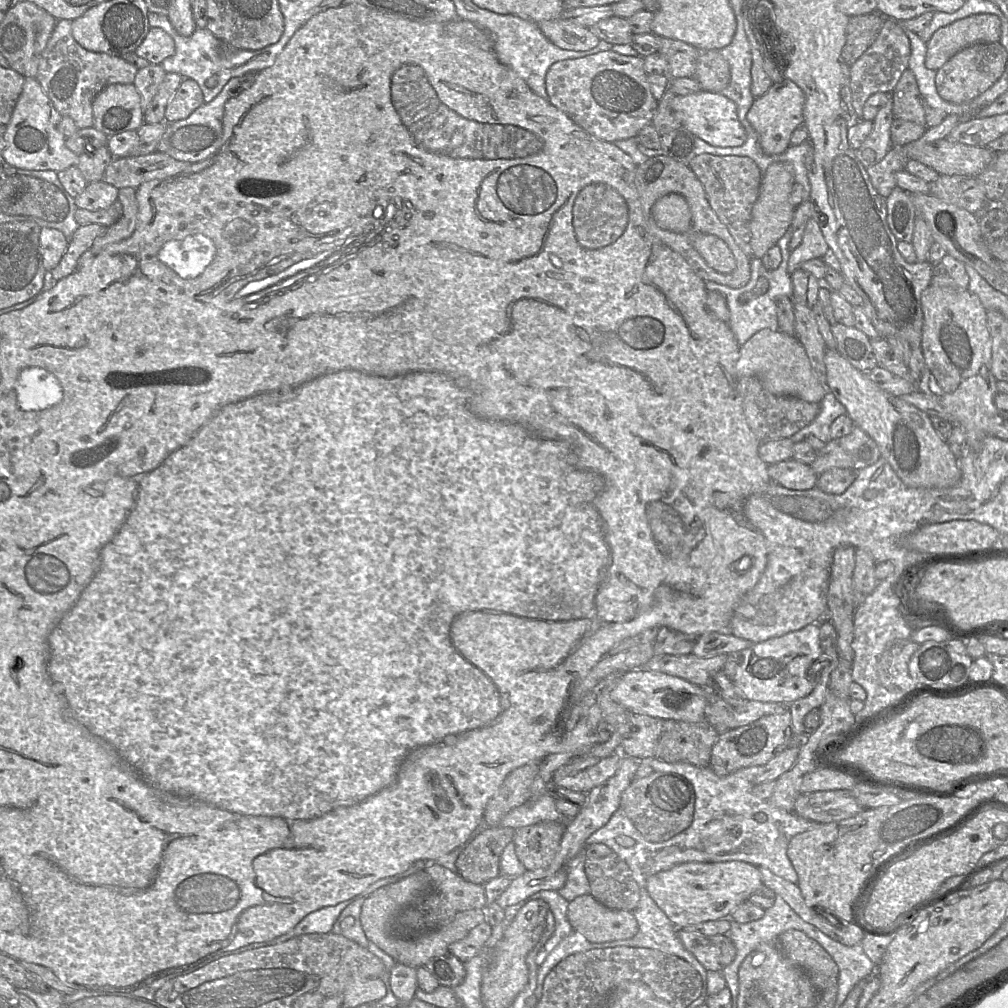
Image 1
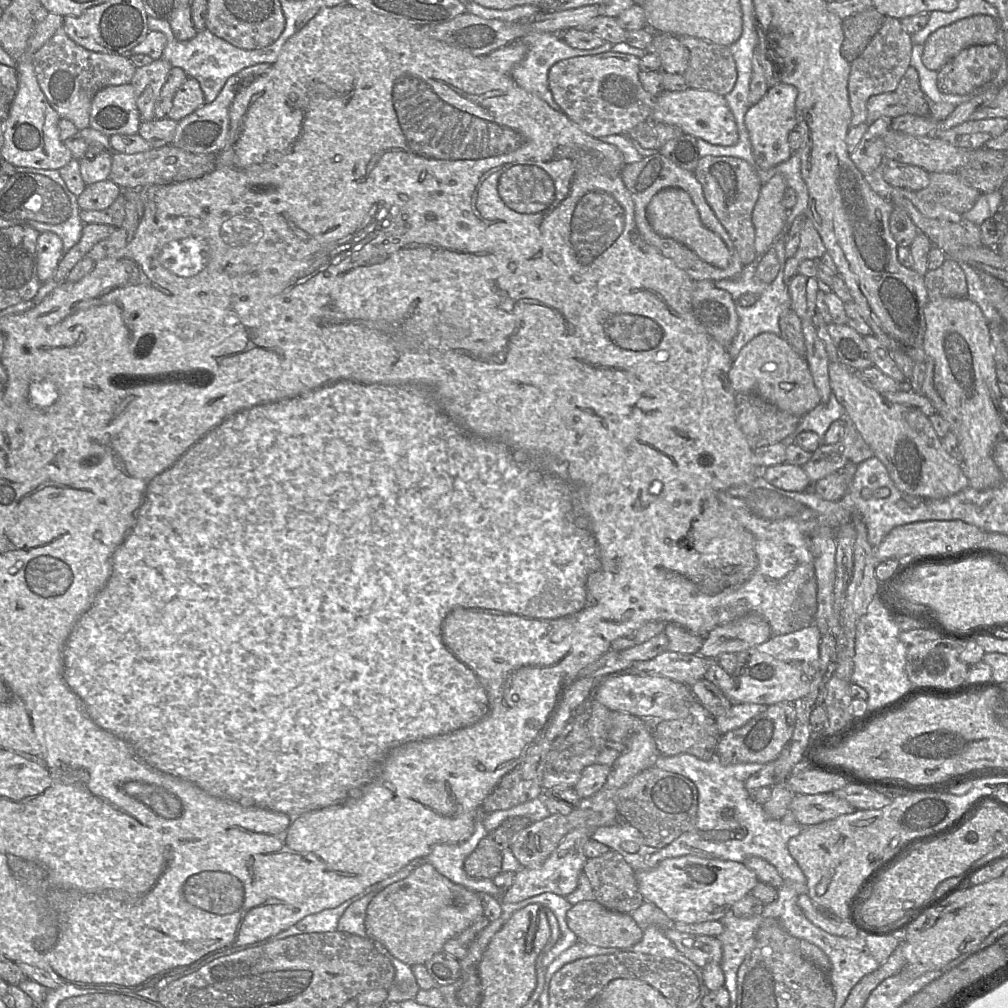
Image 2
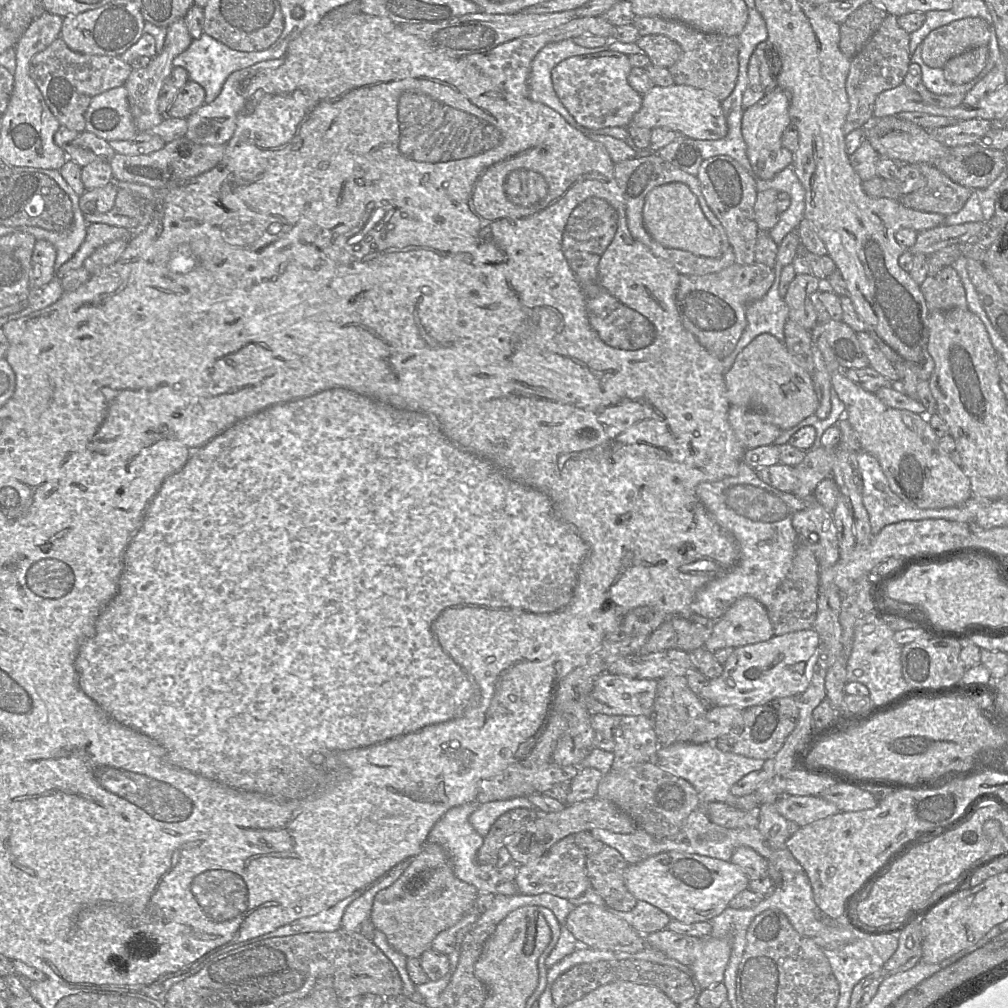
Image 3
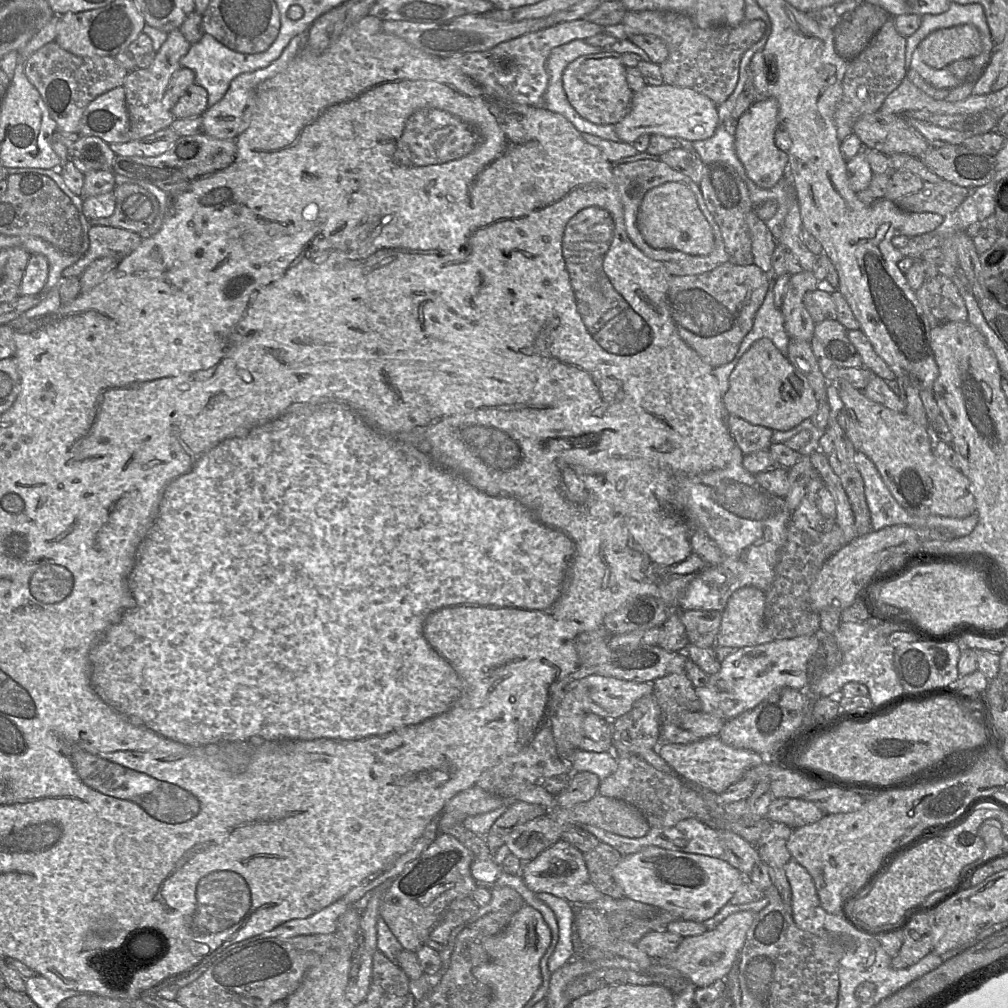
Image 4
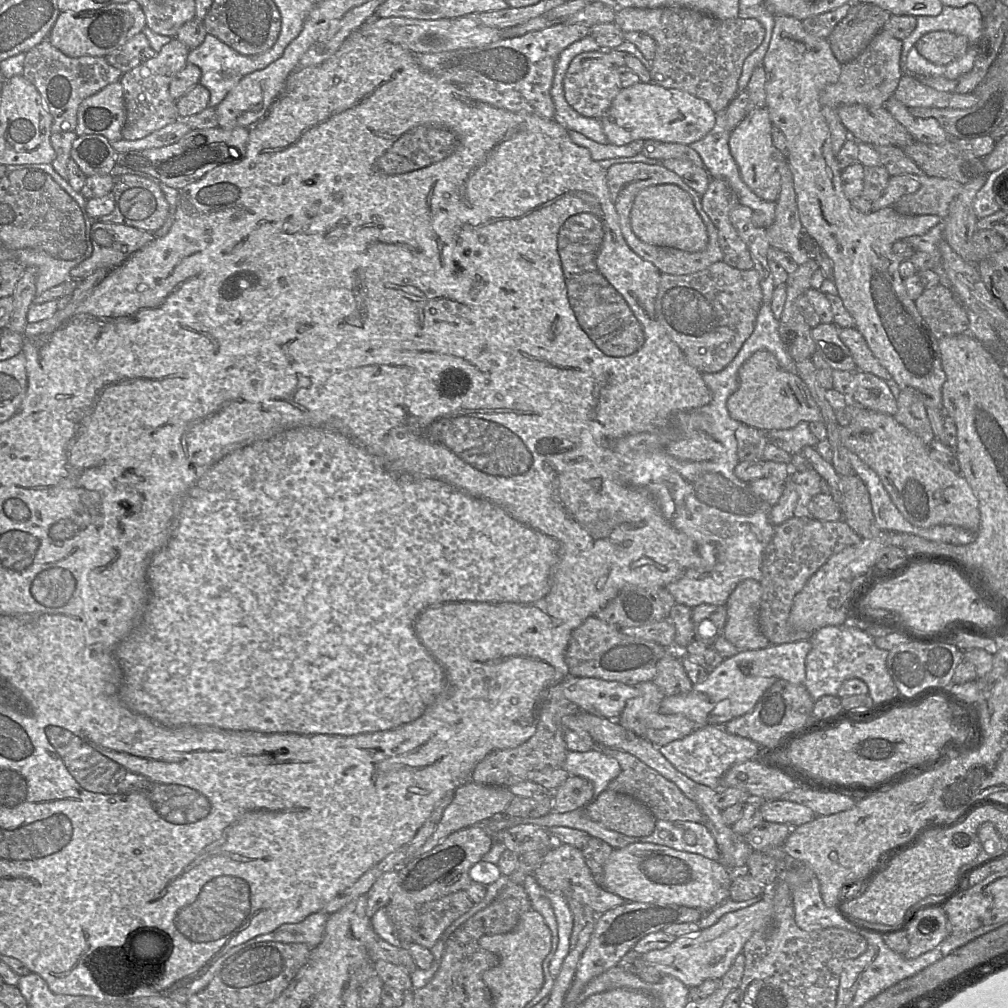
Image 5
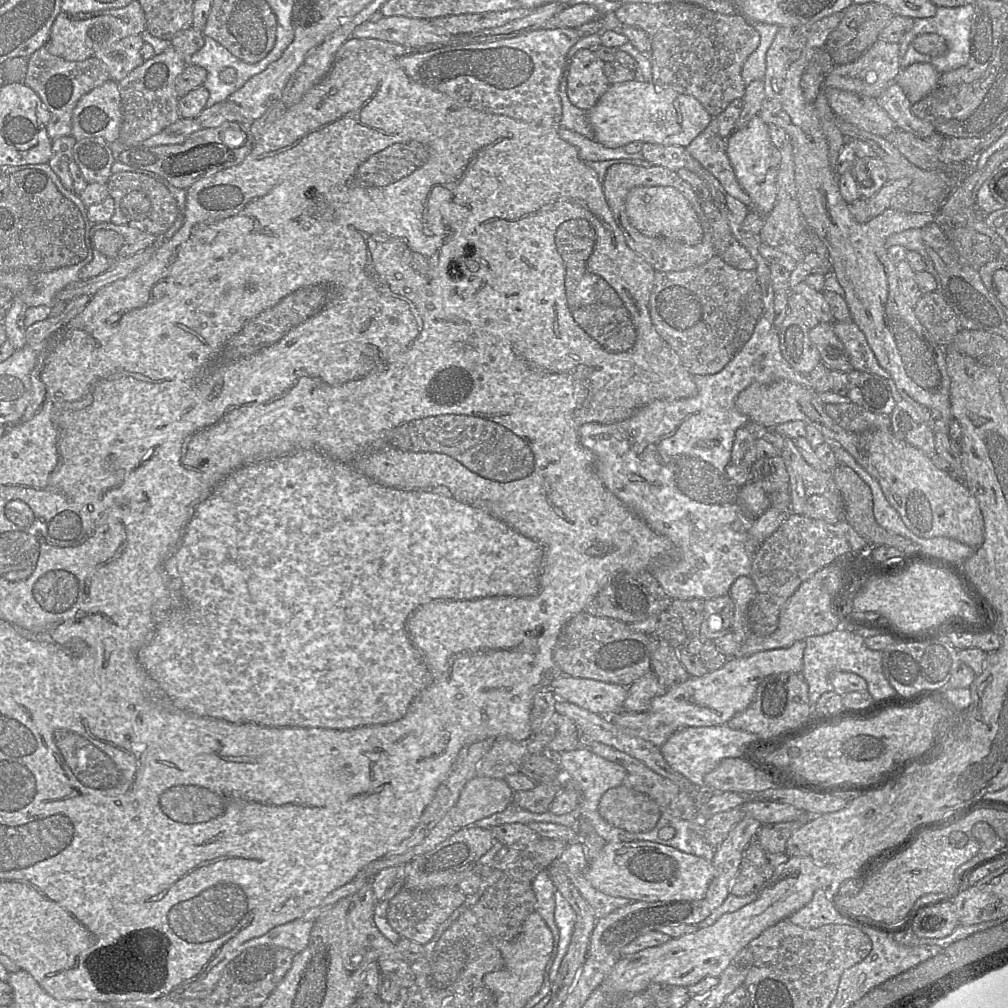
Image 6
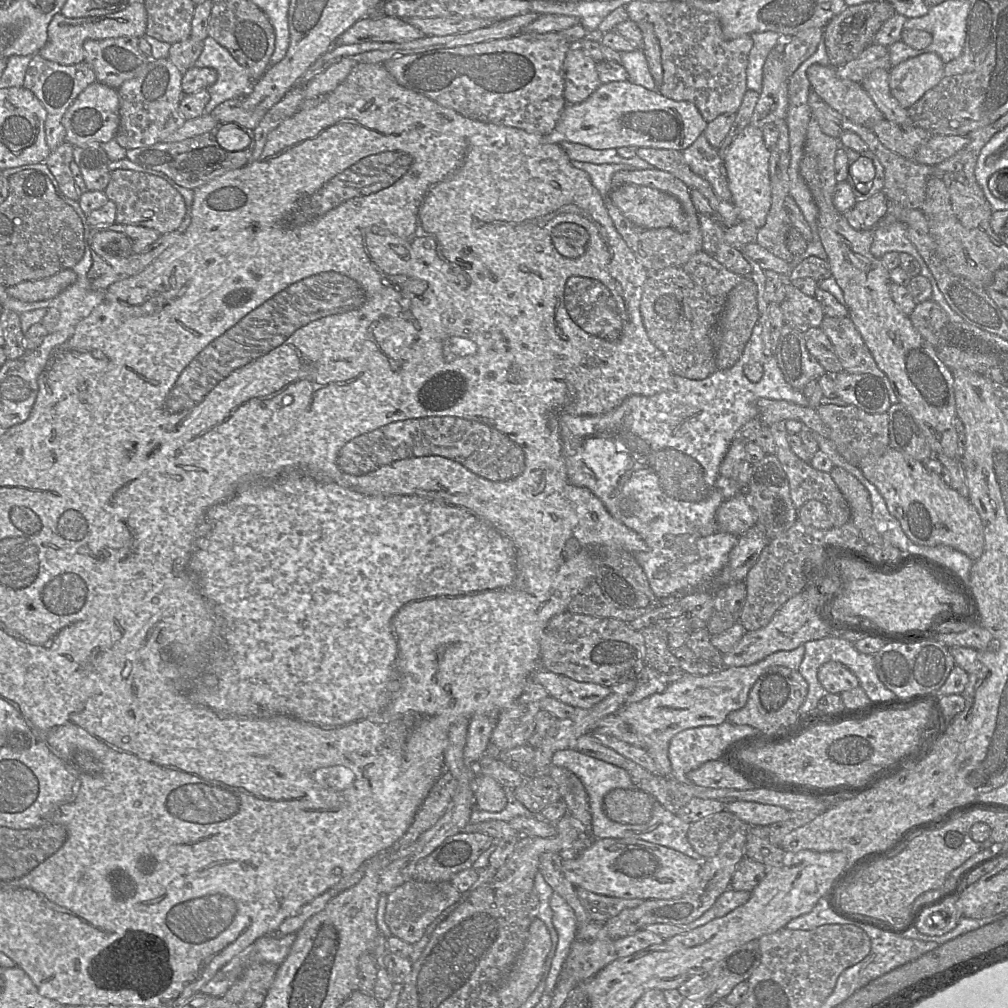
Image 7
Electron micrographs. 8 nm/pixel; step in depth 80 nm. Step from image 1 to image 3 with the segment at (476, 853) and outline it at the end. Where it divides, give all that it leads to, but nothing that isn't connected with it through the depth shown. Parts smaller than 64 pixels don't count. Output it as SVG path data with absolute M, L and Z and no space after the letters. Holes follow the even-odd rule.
M516 808L500 816L492 825L487 836L484 838L482 846L479 848L476 854L477 863L479 865L496 866L498 861L499 850L506 845L506 842L509 838L511 838L521 829L535 821L539 817L539 813L544 812L539 812L538 810L527 808Z

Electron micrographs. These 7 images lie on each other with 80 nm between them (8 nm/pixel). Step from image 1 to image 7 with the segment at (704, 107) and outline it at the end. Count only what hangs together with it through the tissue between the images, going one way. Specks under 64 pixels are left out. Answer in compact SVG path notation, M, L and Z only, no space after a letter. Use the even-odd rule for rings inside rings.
M628 80L601 83L583 102L567 104L554 130L546 135L551 143L572 142L595 150L618 149L625 146L649 147L683 151L688 148L706 129L698 108L689 101L675 101L663 96L658 90L648 90Z

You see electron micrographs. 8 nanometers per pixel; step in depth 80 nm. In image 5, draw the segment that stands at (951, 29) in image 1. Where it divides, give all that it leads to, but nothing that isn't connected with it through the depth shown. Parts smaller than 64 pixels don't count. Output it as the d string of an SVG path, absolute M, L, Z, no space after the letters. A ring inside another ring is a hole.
M932 31L923 35L914 46L929 62L947 65L966 53L969 40L963 35L948 31Z

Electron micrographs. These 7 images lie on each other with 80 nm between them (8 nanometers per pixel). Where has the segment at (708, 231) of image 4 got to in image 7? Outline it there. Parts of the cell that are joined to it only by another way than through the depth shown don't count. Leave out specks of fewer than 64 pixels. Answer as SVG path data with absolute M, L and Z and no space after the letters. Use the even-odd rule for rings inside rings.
M625 184L612 190L609 200L639 227L670 227L679 233L688 230L687 217L681 203L668 193L646 186Z

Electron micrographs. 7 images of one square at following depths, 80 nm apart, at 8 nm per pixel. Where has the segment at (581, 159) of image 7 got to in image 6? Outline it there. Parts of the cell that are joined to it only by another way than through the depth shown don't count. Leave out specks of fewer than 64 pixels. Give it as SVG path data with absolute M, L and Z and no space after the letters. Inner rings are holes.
M558 128L558 135L578 150L579 157L596 172L602 183L609 167L614 164L628 164L624 161L616 161L616 159L642 157L640 152L638 154L628 154L622 147L607 148L594 139L566 128Z

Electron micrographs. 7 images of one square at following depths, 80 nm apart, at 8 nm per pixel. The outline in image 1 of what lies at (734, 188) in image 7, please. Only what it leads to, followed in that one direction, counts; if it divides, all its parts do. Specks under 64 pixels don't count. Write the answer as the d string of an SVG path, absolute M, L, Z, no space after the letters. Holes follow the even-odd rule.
M789 79L773 84L764 95L755 98L746 118L758 134L763 153L766 155L779 155L787 150L790 146L792 133L804 123L804 105L804 92Z

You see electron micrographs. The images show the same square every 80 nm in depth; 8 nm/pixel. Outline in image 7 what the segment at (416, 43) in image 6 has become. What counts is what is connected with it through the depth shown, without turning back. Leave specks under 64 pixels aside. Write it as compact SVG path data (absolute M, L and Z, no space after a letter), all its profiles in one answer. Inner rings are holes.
M385 15L381 19L364 17L346 30L337 44L357 44L362 42L403 43L425 37L416 27L404 19Z

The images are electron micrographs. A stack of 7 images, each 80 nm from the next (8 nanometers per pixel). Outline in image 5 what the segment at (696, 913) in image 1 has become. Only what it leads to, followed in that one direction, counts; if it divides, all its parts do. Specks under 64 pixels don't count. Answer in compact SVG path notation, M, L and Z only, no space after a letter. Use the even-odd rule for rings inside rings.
M633 843L614 849L603 870L603 888L626 902L676 904L708 913L730 898L733 874L720 862L700 854L654 843Z

